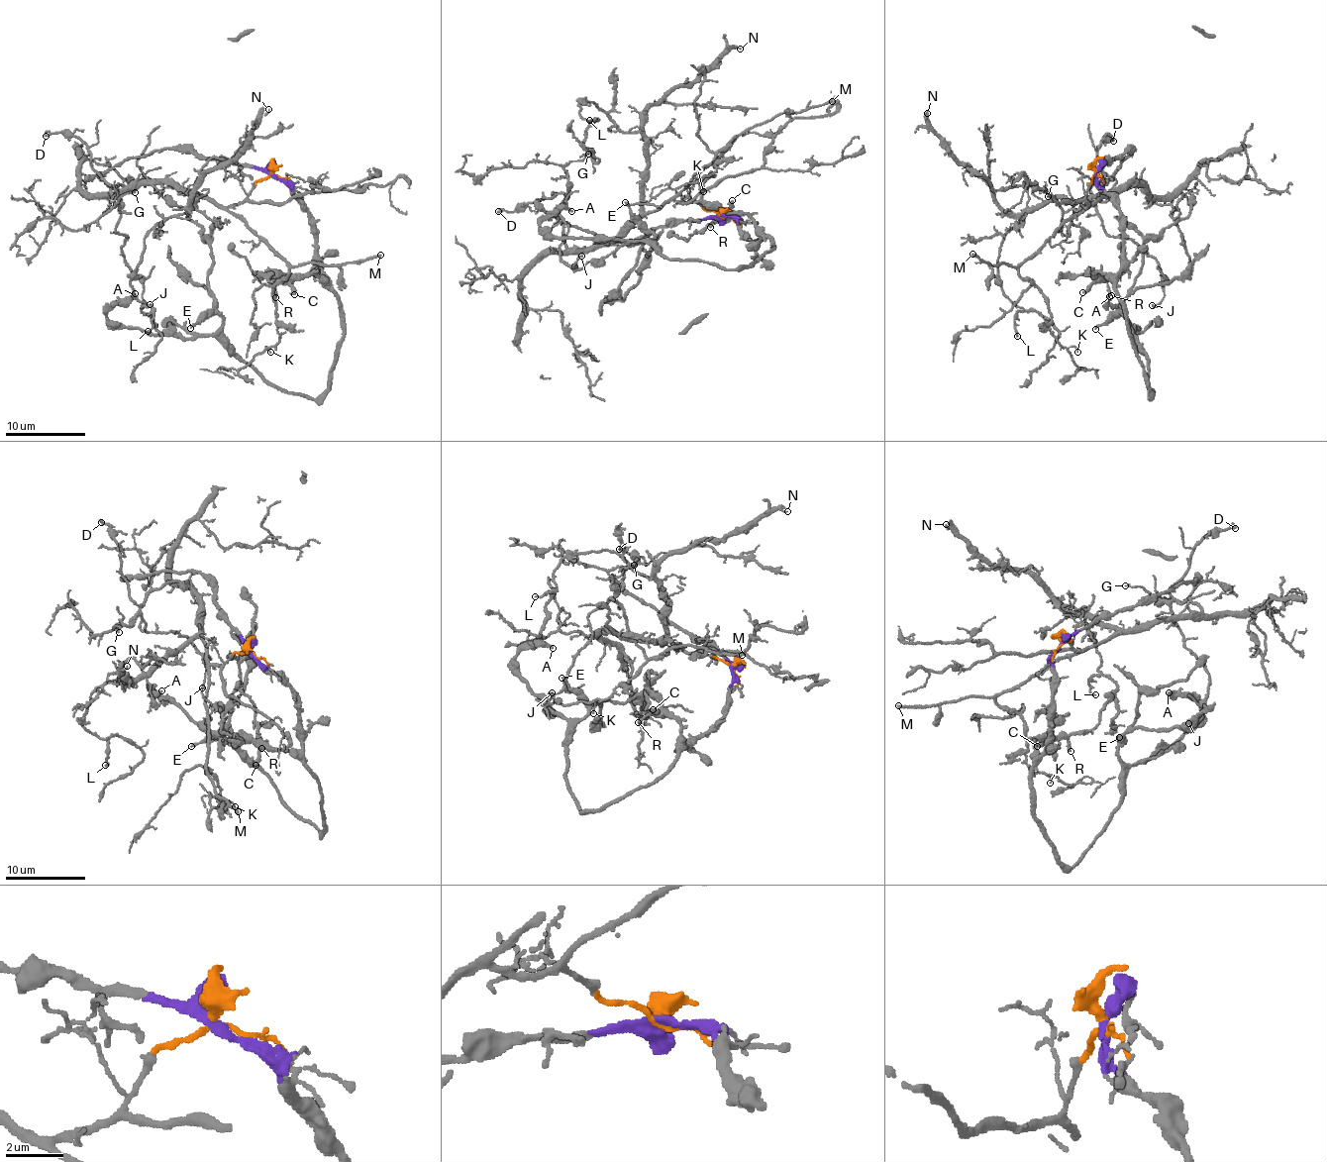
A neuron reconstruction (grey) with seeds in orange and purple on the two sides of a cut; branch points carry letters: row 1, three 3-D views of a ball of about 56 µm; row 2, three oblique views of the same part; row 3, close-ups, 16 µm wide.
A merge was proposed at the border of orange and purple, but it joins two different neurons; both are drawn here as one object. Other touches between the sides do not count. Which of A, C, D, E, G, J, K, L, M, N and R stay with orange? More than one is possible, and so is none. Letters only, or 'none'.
D, G, J, K, L, M, N

